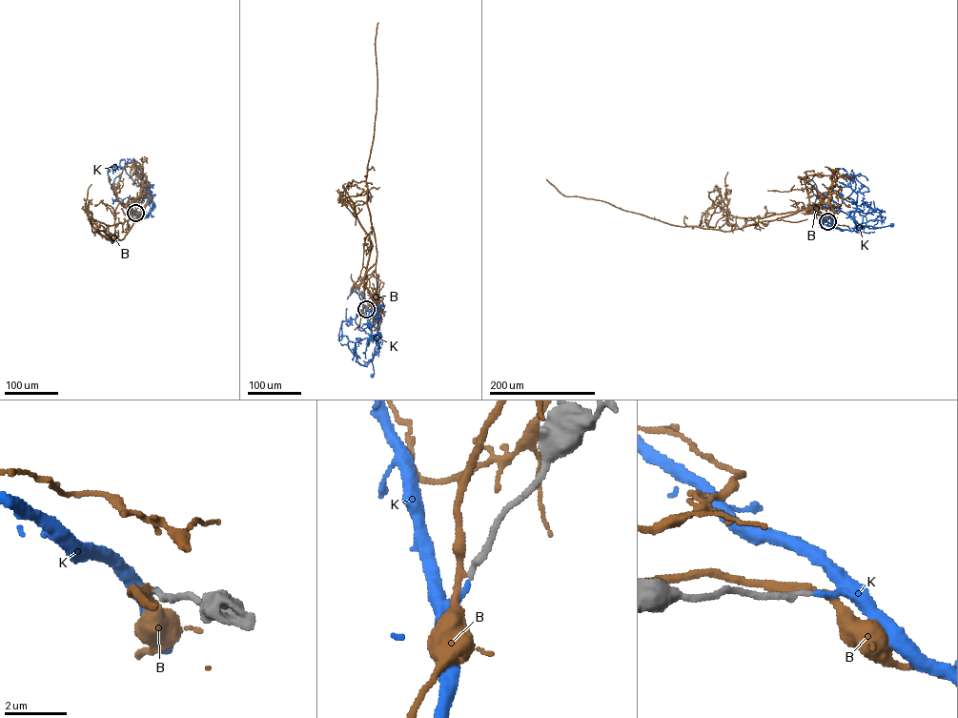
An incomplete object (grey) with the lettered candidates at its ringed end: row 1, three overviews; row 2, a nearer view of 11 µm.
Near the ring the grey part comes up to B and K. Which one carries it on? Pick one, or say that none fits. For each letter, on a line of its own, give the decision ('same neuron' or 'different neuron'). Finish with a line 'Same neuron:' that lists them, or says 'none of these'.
B: different neuron
K: same neuron
Same neuron: K

